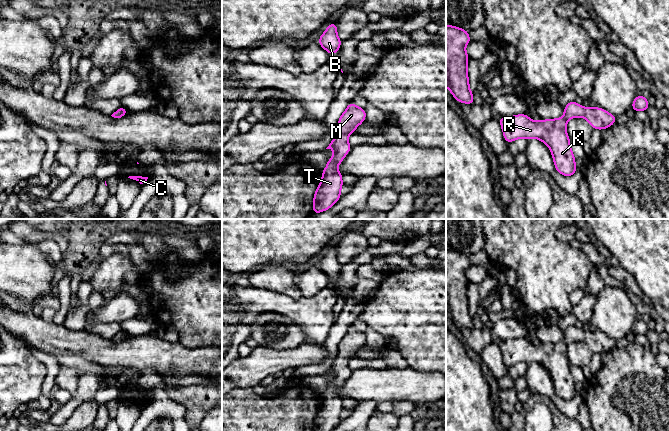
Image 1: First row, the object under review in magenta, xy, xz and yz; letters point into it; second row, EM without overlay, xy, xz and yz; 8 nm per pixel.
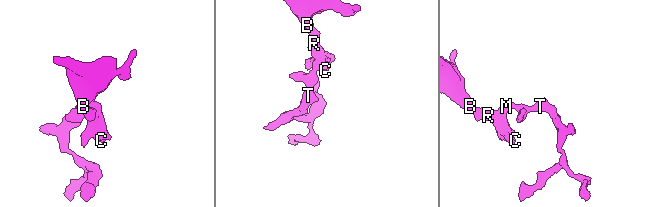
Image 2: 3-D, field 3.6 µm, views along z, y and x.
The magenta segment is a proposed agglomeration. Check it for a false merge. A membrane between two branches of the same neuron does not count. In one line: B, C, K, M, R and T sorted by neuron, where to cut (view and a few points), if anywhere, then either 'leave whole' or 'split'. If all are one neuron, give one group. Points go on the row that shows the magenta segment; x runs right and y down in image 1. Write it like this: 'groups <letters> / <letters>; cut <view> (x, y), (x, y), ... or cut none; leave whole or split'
groups B C K M R T; cut none; leave whole

